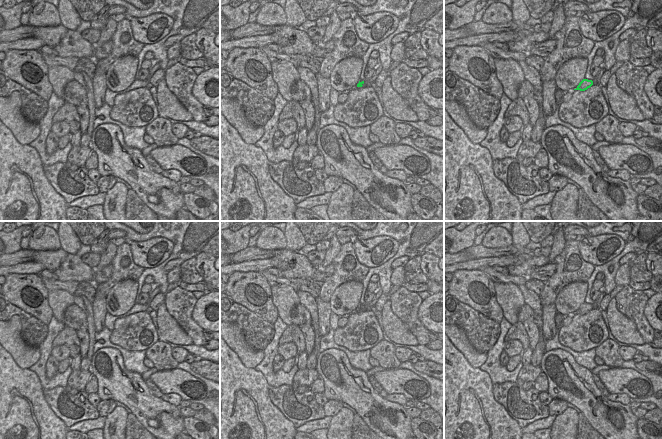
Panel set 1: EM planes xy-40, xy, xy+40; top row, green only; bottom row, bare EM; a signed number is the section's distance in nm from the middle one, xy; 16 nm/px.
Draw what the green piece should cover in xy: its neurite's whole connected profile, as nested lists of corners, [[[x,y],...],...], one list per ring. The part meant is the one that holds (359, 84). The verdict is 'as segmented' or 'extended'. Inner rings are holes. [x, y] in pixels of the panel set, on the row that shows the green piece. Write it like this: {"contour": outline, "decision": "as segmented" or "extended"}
{"contour": [[[379,64],[375,69],[374,69],[374,73],[373,76],[367,80],[367,81],[362,81],[357,84],[357,87],[366,87],[366,86],[371,86],[372,83],[375,82],[377,76],[379,75],[379,73],[382,71],[382,66]]], "decision": "extended"}

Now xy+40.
{"contour": [[[601,67],[601,70],[600,72],[598,73],[598,75],[594,78],[594,80],[588,80],[588,79],[583,79],[579,85],[577,86],[576,89],[574,90],[580,90],[580,91],[585,91],[587,90],[588,88],[590,88],[593,84],[599,84],[599,81],[600,81],[600,78],[601,76],[603,75],[603,73],[605,72],[606,70]]], "decision": "extended"}

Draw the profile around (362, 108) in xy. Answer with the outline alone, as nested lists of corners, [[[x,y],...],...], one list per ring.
[[[371,86],[353,88],[348,98],[334,108],[334,118],[350,127],[363,127],[376,122],[383,116],[378,96]]]

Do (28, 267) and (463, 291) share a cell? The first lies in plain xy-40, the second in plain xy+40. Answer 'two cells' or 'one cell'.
two cells

